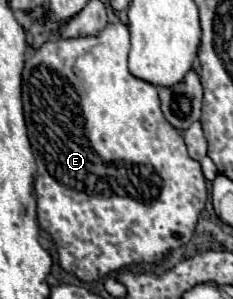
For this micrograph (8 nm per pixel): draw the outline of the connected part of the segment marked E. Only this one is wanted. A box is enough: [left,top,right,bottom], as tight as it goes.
[23,21,207,281]

